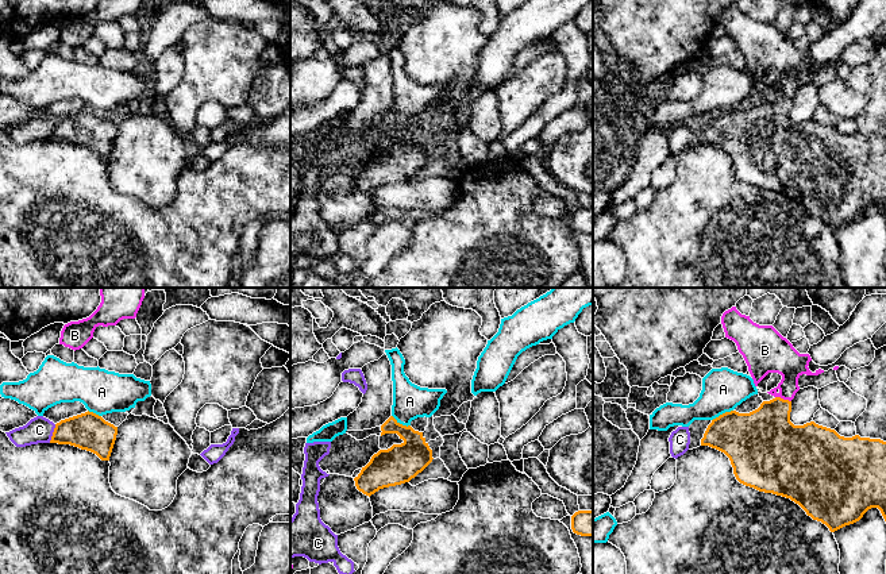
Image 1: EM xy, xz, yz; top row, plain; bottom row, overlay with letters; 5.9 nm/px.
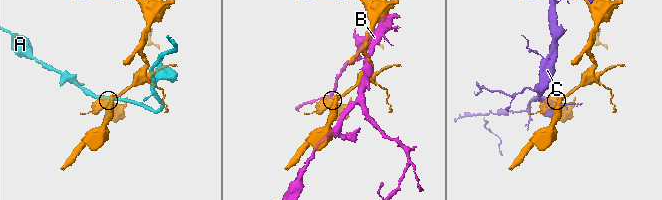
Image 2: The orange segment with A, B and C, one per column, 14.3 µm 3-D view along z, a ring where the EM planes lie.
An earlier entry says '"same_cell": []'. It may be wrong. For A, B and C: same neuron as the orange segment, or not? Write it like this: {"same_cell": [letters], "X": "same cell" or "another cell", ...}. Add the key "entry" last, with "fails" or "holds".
{"same_cell": [], "A": "another cell", "B": "another cell", "C": "another cell", "entry": "holds"}

